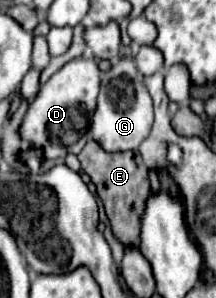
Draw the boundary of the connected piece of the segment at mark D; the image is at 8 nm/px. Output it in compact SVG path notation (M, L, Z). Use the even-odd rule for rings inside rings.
M73 58L57 74L41 86L39 96L29 102L29 110L21 124L21 136L35 146L43 146L47 158L63 158L73 152L79 154L85 146L83 134L95 114L97 94L101 88L101 70L97 58Z

